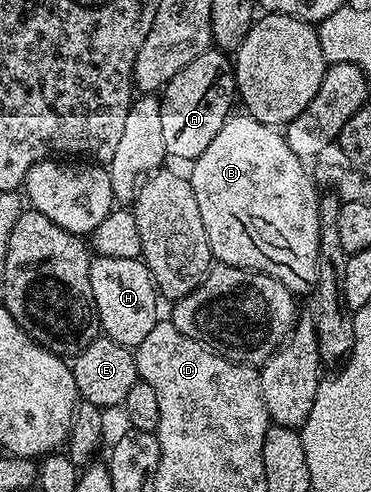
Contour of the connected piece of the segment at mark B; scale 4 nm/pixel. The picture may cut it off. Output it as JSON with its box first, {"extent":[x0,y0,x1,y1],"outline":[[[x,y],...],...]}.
{"extent":[190,114,321,294],"outline":[[[232,114],[217,130],[217,138],[205,146],[205,154],[198,156],[190,168],[193,198],[197,198],[201,210],[212,257],[220,264],[269,274],[293,294],[314,293],[319,265],[321,192],[305,161],[289,150],[286,135],[278,127],[257,122],[246,114]]]}

